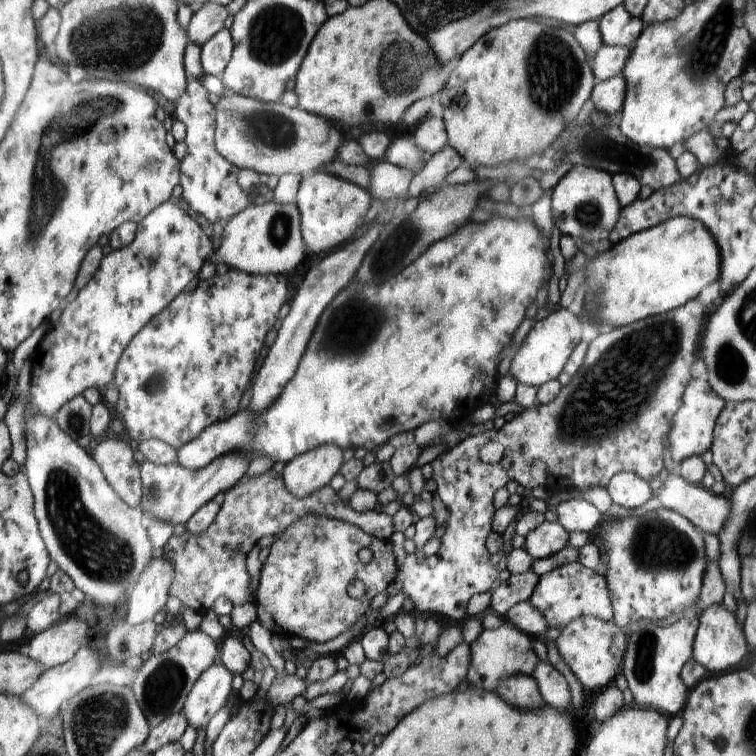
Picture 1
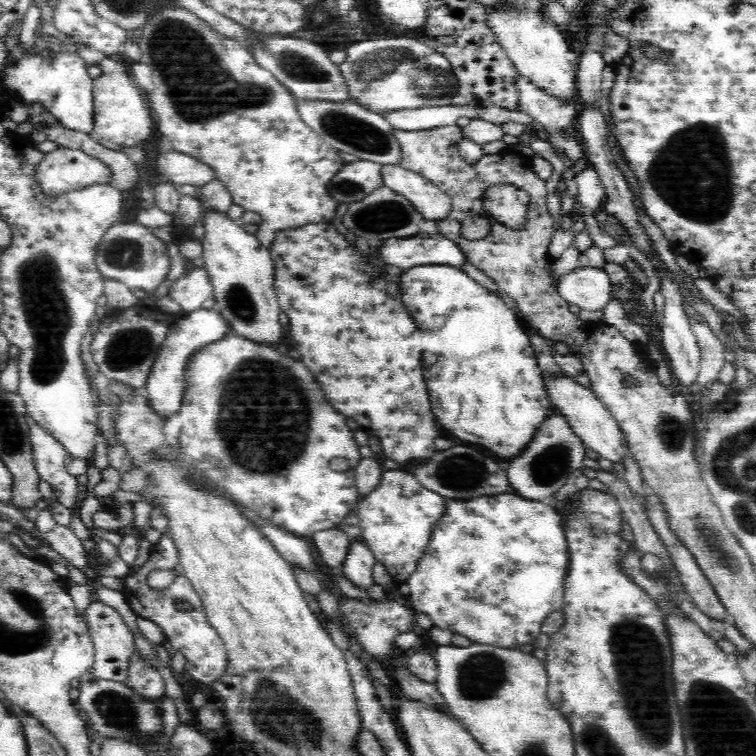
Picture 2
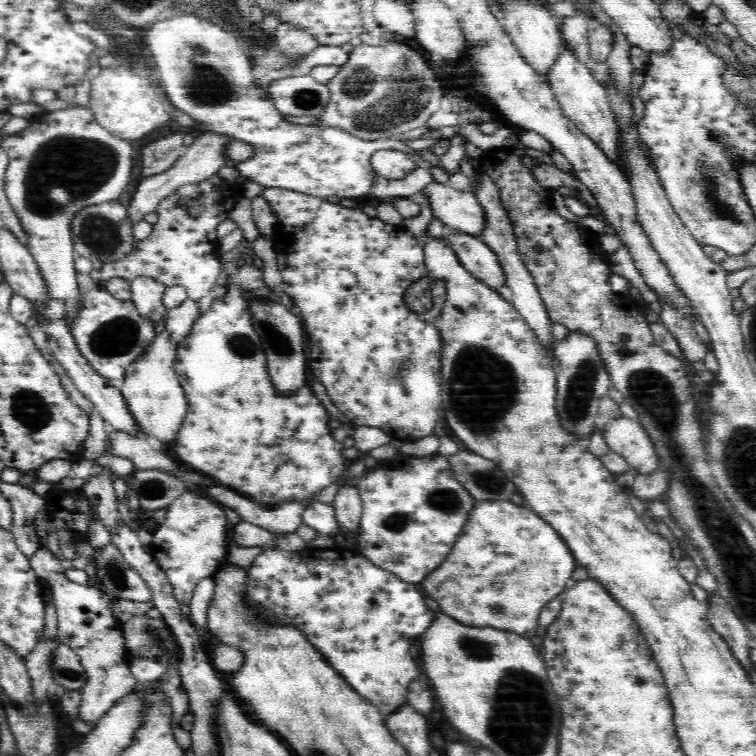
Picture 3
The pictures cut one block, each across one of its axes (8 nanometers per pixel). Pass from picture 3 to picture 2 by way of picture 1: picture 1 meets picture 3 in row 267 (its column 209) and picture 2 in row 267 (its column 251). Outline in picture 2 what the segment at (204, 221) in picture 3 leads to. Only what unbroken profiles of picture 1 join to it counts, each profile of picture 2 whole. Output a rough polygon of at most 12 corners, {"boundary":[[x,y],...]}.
{"boundary":[[196,263],[172,284],[168,295],[183,312],[213,298],[208,272]]}

